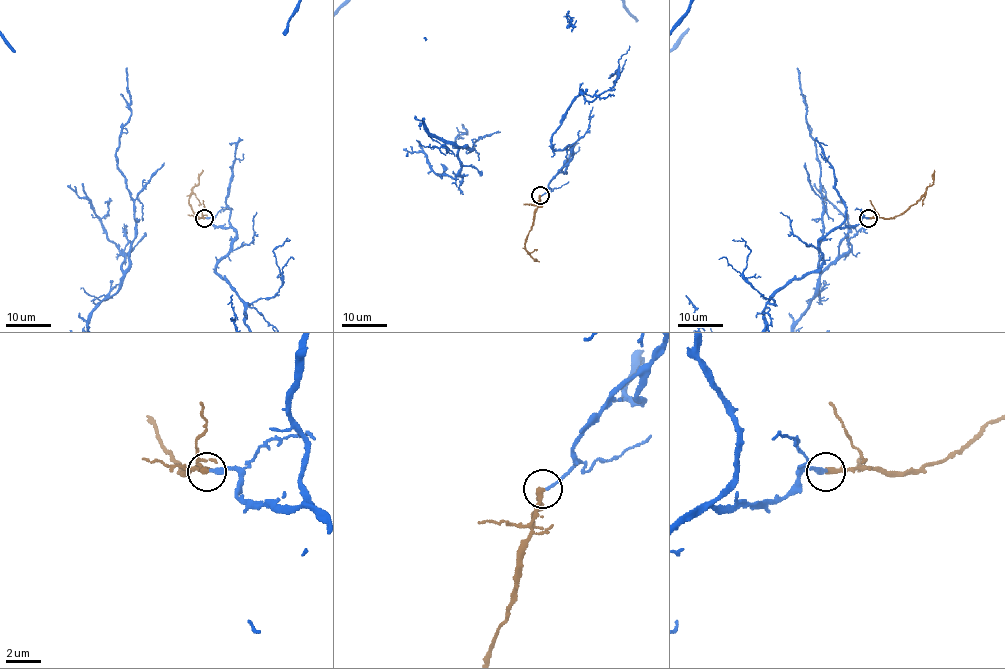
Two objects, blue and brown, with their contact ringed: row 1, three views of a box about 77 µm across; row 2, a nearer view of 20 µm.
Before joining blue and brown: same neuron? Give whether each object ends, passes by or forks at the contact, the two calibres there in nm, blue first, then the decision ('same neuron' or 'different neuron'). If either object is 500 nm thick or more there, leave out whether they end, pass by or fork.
blue ends | brown passes by | 190/220 nm | same neuron

